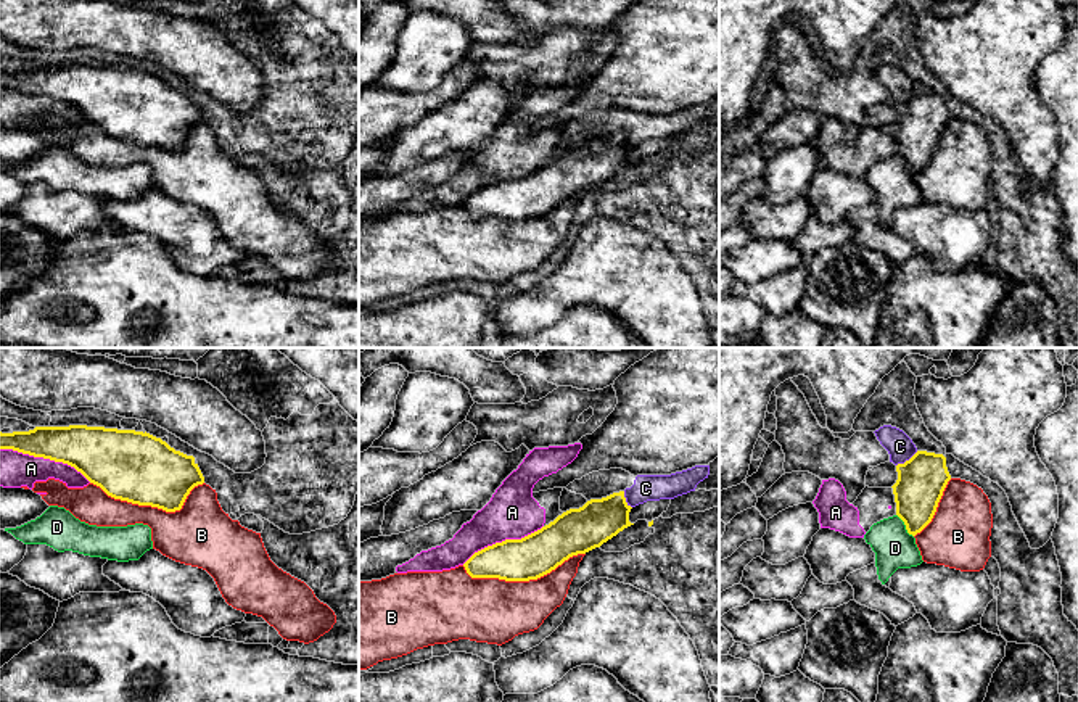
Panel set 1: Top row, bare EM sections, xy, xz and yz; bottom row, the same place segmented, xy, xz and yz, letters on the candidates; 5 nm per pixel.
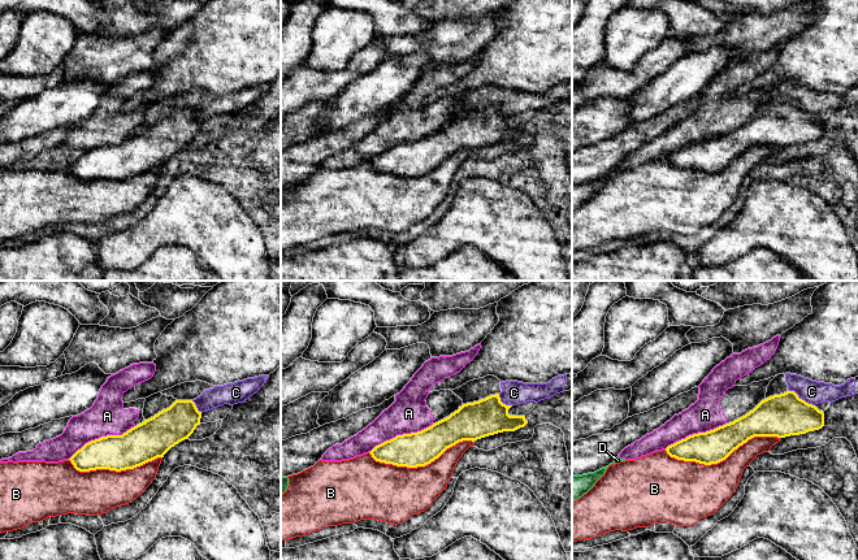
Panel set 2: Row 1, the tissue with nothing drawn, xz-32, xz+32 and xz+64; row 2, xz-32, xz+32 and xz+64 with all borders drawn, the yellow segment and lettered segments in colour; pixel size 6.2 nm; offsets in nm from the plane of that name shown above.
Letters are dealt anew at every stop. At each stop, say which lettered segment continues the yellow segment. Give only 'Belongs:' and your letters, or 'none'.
Belongs: none

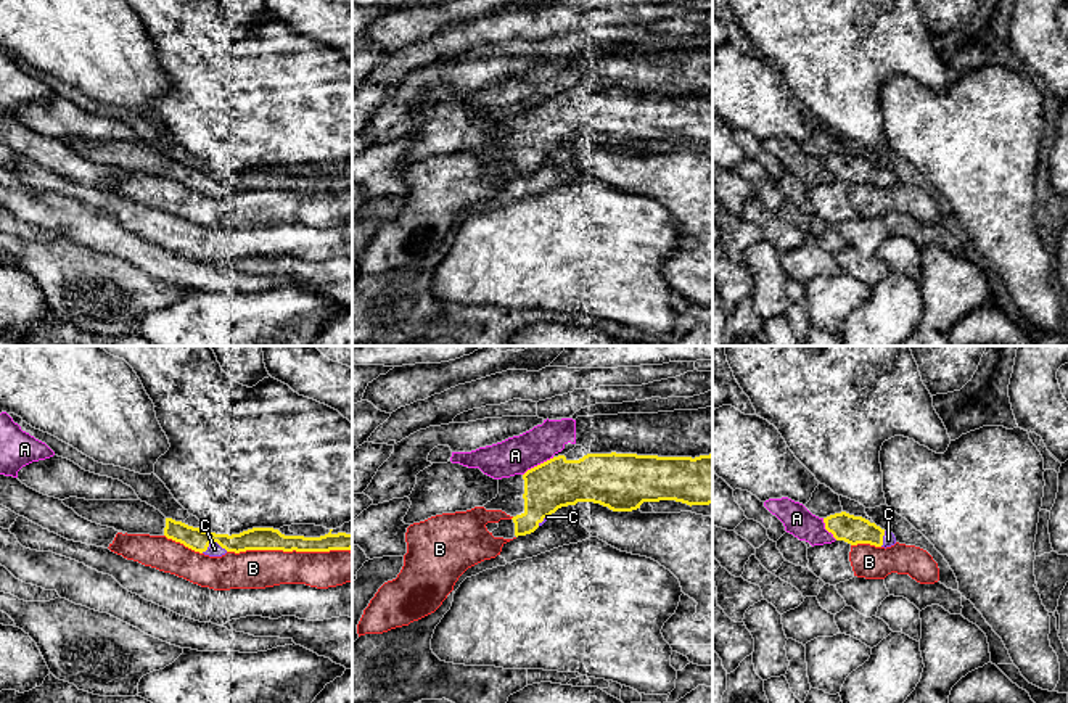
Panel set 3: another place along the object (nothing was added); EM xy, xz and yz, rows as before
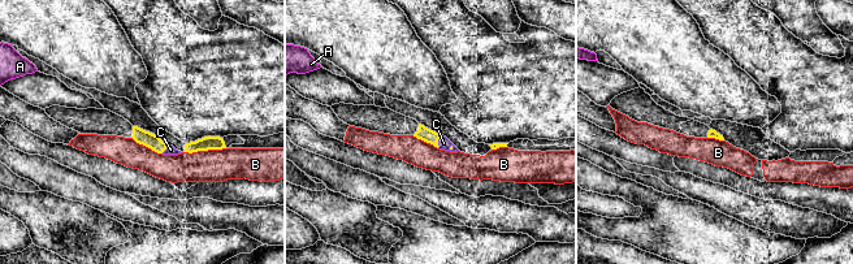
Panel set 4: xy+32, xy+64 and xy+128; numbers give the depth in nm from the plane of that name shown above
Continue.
Belongs: C

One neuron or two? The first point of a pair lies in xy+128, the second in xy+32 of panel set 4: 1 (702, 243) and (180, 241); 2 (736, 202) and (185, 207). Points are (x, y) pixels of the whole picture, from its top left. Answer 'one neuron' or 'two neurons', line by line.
1: one neuron
2: one neuron

